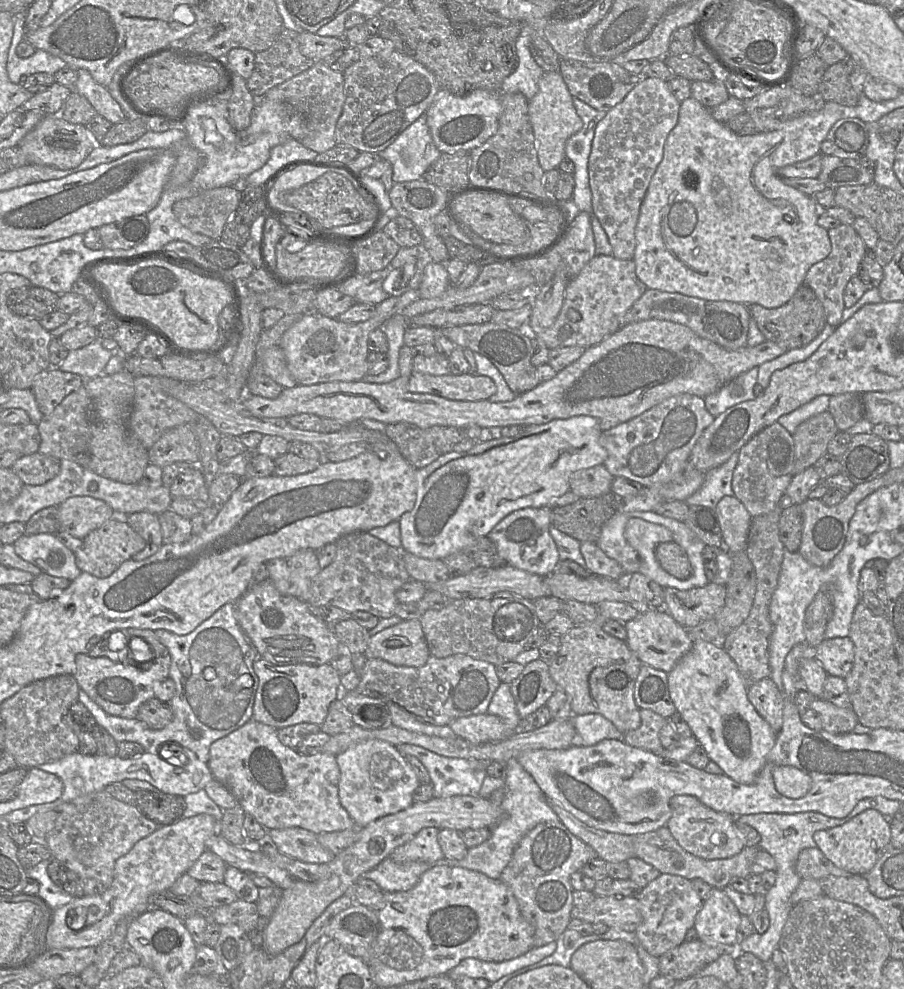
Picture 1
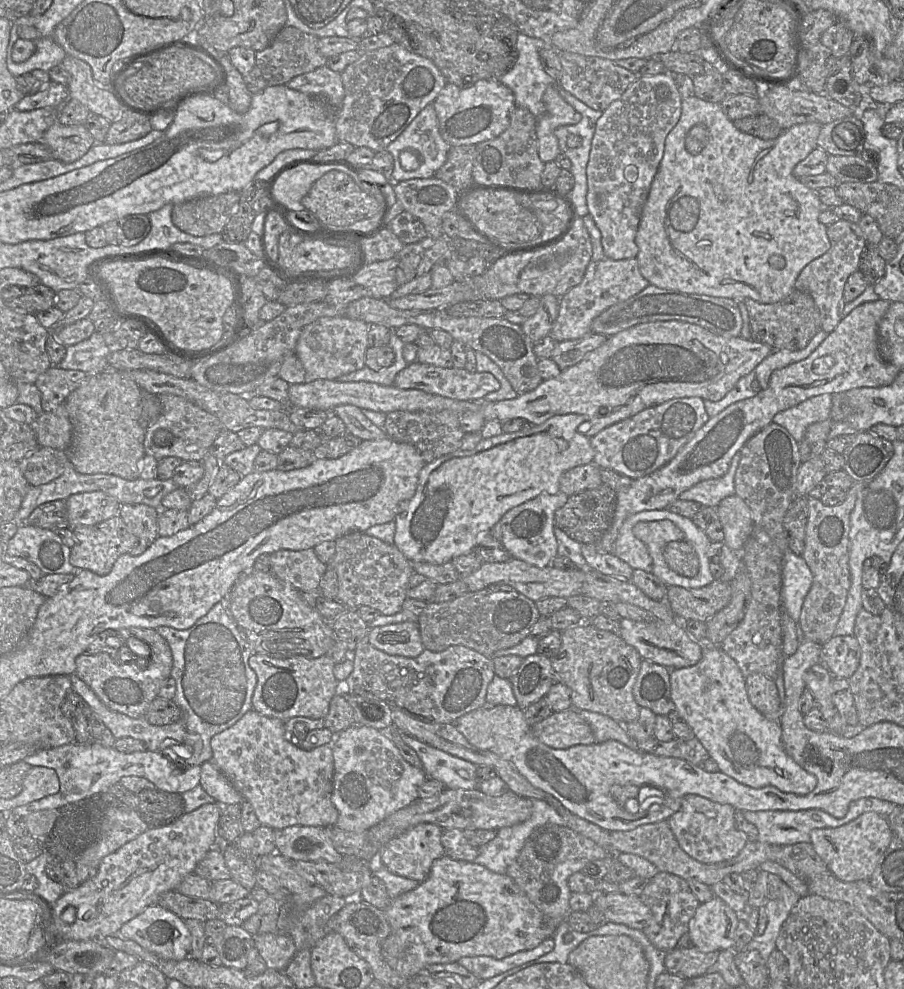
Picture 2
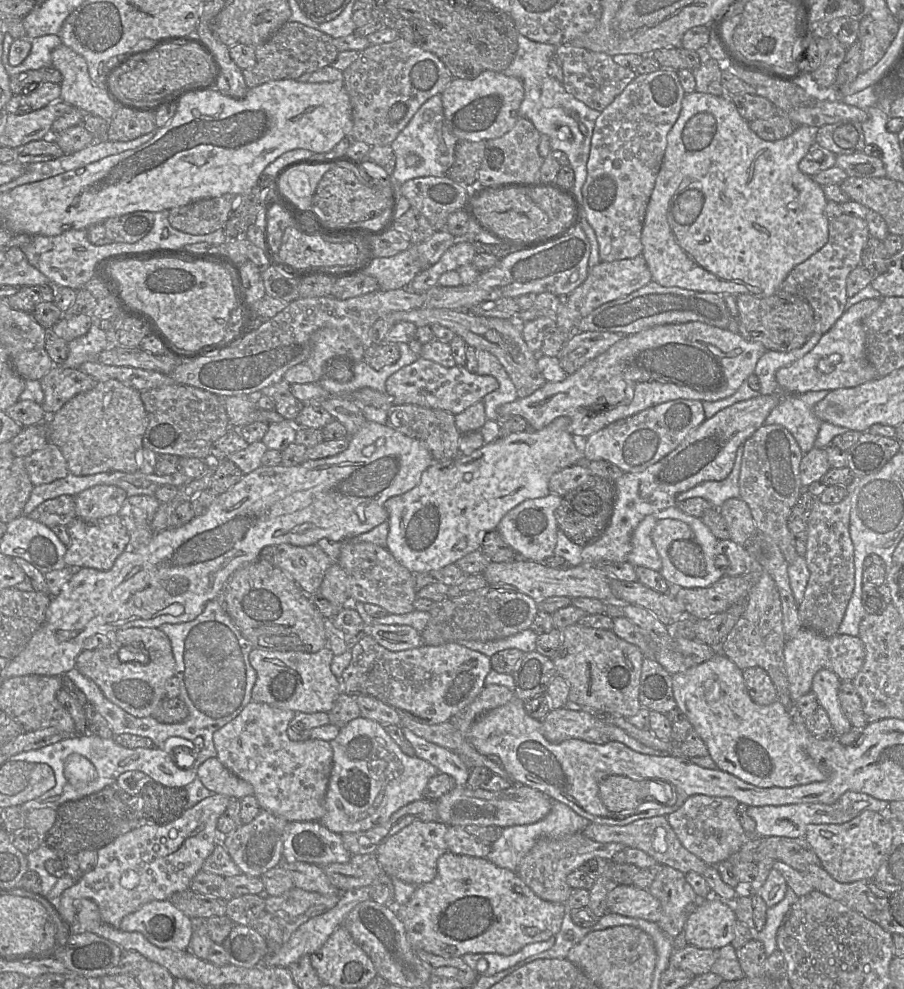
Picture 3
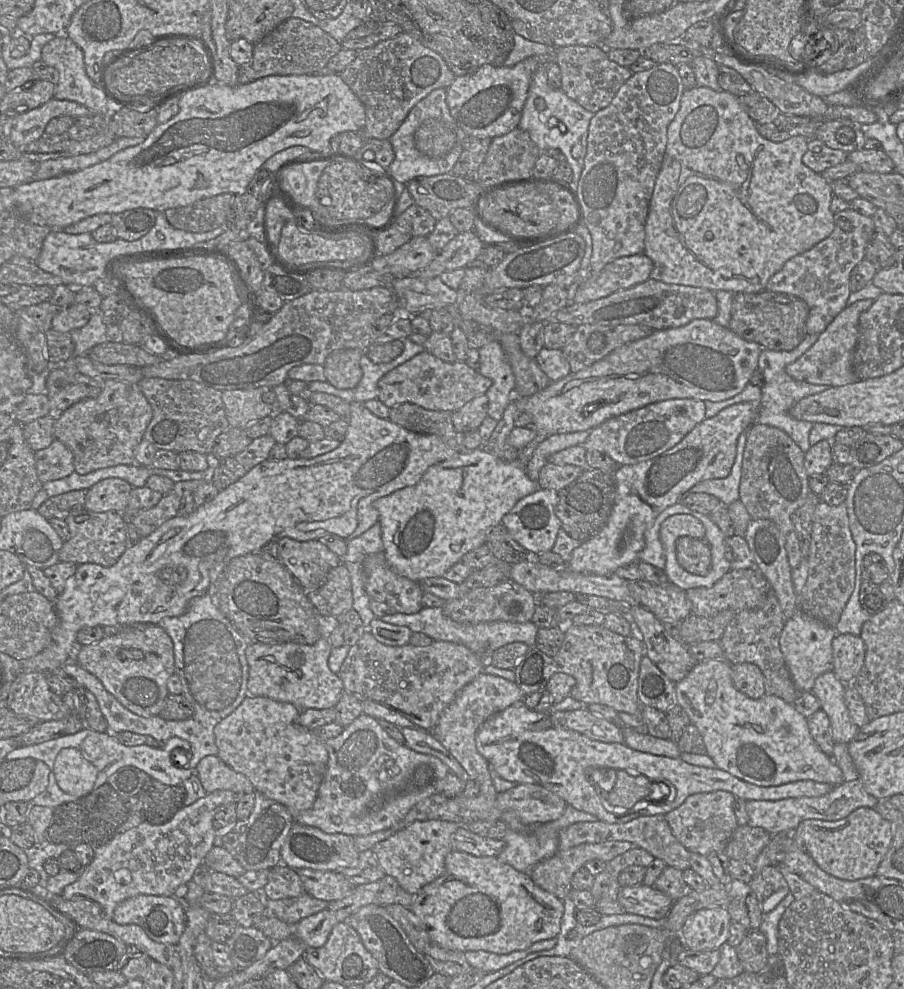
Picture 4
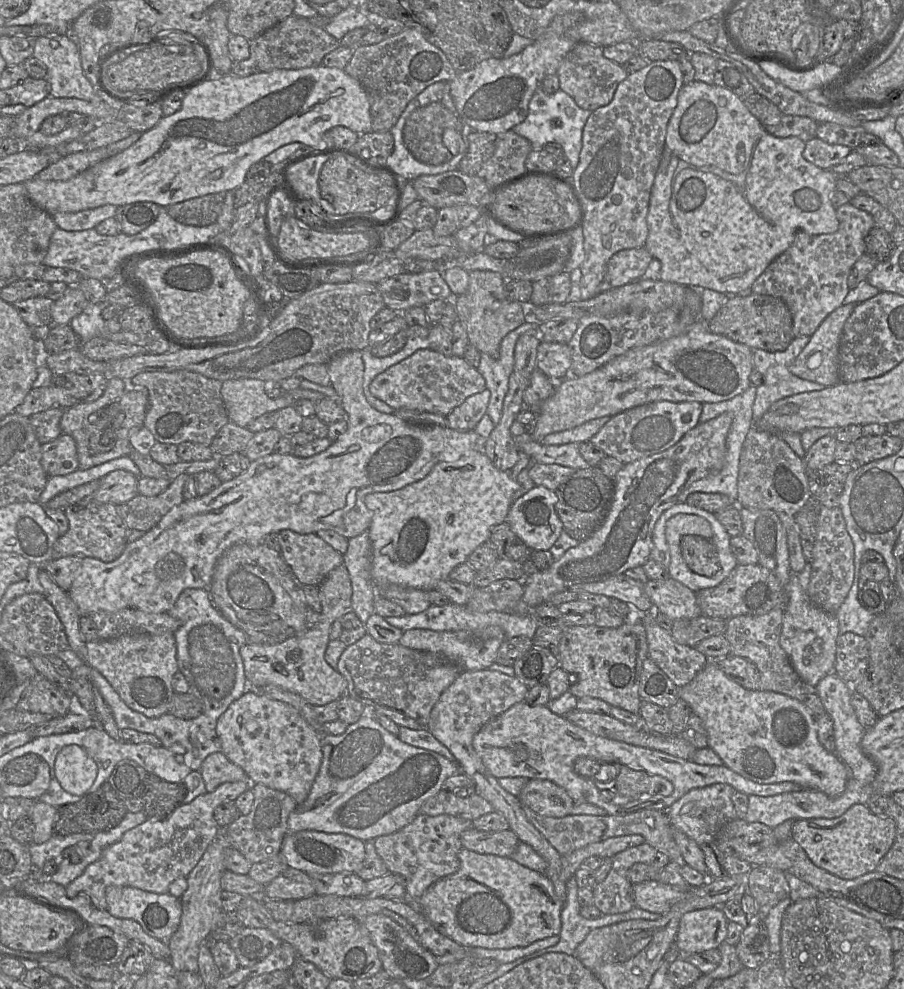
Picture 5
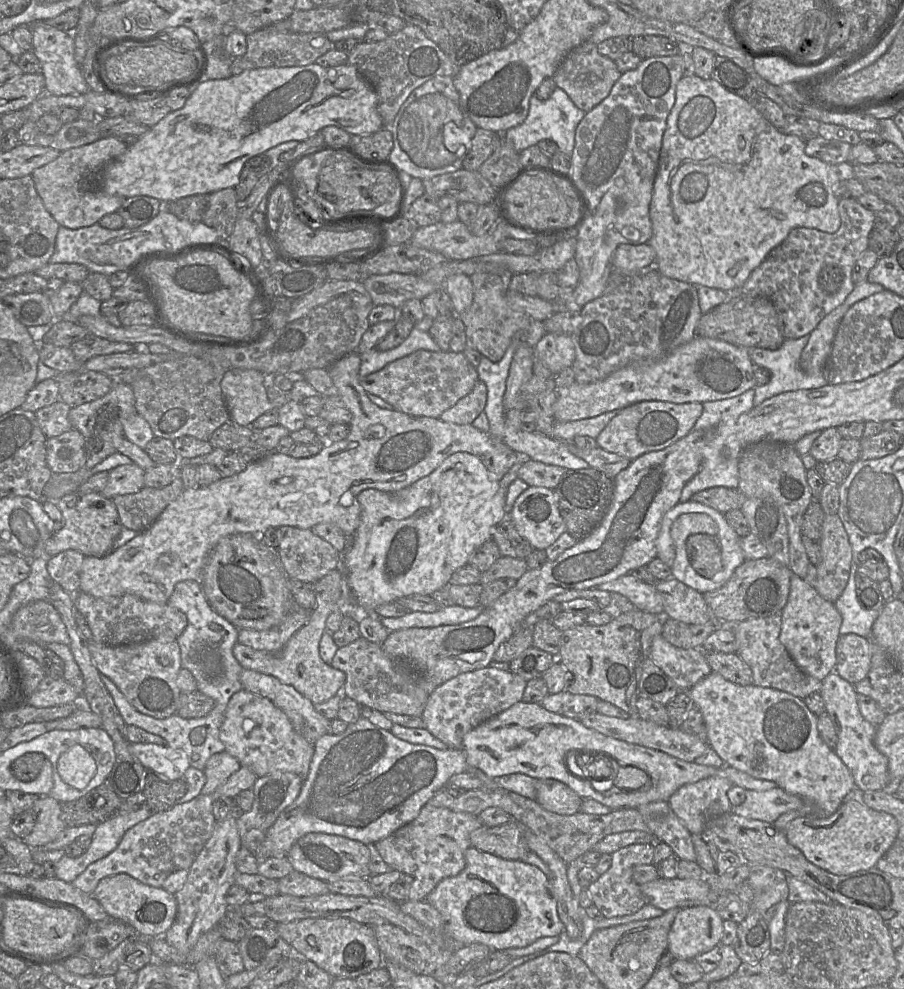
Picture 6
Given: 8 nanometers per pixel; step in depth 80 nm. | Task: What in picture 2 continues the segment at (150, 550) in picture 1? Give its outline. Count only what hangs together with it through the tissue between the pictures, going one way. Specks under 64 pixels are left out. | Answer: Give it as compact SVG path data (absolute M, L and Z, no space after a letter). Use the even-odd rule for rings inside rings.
M123 504L118 515L122 518L129 531L138 538L138 544L129 554L138 556L159 537L158 515L160 509L145 504Z

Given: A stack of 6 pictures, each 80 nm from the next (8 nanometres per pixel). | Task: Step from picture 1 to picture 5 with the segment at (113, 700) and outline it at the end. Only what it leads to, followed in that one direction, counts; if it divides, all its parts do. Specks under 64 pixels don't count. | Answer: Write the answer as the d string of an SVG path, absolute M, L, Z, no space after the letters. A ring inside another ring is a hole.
M173 634L125 635L87 642L86 647L86 663L106 678L129 708L149 718L157 718L168 713L175 694L172 678L179 670Z

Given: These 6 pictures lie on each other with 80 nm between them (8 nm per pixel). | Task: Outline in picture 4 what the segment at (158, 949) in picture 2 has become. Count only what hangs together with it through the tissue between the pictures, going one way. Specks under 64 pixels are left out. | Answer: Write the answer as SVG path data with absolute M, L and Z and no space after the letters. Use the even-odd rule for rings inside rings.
M133 896L117 905L112 919L120 925L136 924L152 940L173 945L186 925L184 902L174 896Z

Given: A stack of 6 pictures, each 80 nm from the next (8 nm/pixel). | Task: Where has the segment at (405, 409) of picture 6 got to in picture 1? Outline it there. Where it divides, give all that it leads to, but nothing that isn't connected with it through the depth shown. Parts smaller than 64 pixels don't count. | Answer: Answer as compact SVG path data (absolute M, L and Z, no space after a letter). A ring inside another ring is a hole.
M414 372L408 381L412 393L427 393L450 400L487 400L497 391L495 382L488 376L478 374L441 375Z

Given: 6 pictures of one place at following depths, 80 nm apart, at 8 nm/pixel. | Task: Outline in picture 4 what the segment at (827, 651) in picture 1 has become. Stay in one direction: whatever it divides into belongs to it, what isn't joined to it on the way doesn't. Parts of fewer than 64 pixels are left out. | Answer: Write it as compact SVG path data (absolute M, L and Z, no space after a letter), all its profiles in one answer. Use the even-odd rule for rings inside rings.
M836 634L832 641L832 671L846 685L851 685L863 667L866 648L860 636Z

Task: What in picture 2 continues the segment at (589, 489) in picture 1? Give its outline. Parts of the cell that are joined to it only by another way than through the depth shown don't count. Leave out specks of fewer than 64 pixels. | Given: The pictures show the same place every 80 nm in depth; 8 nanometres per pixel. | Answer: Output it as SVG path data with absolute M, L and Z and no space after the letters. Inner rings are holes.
M594 463L577 466L564 472L559 479L560 492L568 496L599 487L603 484L601 468Z

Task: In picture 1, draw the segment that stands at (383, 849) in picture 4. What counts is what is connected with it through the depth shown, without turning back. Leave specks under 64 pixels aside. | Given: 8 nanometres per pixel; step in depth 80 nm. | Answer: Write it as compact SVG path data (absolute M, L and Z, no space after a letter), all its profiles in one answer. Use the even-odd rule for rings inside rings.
M421 829L411 840L397 847L390 855L396 863L412 861L435 862L444 858L438 842L439 829Z

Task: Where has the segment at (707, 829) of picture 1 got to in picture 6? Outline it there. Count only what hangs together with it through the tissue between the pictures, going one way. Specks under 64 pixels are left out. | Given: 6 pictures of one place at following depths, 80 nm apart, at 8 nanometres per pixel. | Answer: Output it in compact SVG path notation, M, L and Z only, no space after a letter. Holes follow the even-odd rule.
M711 776L681 786L668 803L691 835L701 835L709 820L732 811L727 797L732 786L727 778Z

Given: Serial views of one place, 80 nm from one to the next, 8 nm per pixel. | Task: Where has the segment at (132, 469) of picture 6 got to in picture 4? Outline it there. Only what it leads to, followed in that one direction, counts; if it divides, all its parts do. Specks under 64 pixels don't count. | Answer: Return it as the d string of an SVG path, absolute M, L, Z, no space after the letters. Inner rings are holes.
M106 478L87 490L83 506L93 512L124 512L132 486L121 478Z

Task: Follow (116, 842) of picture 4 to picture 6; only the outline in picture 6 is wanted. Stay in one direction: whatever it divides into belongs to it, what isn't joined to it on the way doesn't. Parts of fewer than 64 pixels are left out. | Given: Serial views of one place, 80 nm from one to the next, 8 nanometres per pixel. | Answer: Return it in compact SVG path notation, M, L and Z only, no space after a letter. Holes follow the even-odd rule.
M241 766L238 771L234 772L226 781L218 786L213 793L208 795L200 794L188 802L176 804L167 811L152 814L147 819L128 829L121 842L111 853L88 865L83 873L74 879L72 882L73 886L86 894L93 895L95 888L103 878L116 874L127 874L146 885L157 888L163 887L164 881L170 874L178 870L190 869L196 857L212 836L216 826L216 820L212 812L213 803L221 797L229 797L235 801L240 792L253 787L257 778L248 767Z

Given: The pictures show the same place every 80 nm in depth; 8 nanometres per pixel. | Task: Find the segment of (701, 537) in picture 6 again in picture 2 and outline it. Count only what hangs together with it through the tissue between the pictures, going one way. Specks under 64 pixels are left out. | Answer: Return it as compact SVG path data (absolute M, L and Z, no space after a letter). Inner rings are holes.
M686 540L669 542L664 548L663 556L669 568L677 574L686 578L698 575L700 569L698 555Z

